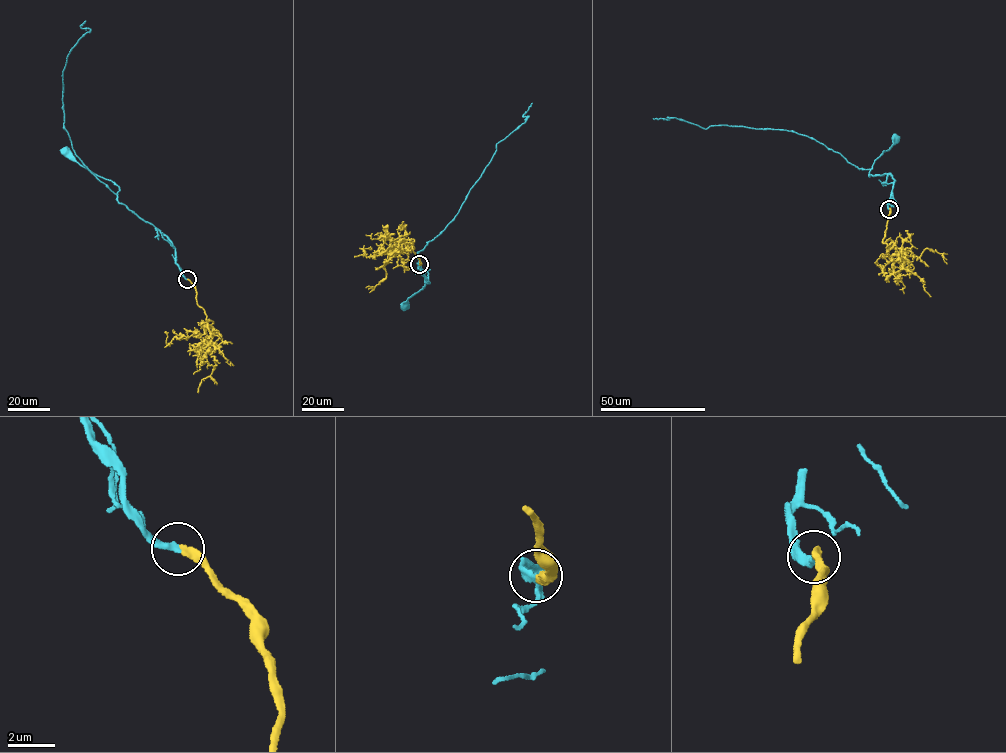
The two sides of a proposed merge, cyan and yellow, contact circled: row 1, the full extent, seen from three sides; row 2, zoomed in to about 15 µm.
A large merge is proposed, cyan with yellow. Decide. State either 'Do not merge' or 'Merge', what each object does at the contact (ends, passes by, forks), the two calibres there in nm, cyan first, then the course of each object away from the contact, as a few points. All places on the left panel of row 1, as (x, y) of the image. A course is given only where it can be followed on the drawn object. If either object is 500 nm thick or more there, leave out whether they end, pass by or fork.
Merge. At the ring cyan ends. At the ring yellow ends. Thickness 280 nm (cyan) against 300 nm. Course of cyan: (187, 279), (176, 263), (175, 247), (169, 238), (118, 201), (118, 186), (93, 173), (65, 152). Course of yellow: (188, 279), (209, 321), (204, 333), (199, 337), (174, 336), (168, 344), (166, 331)

